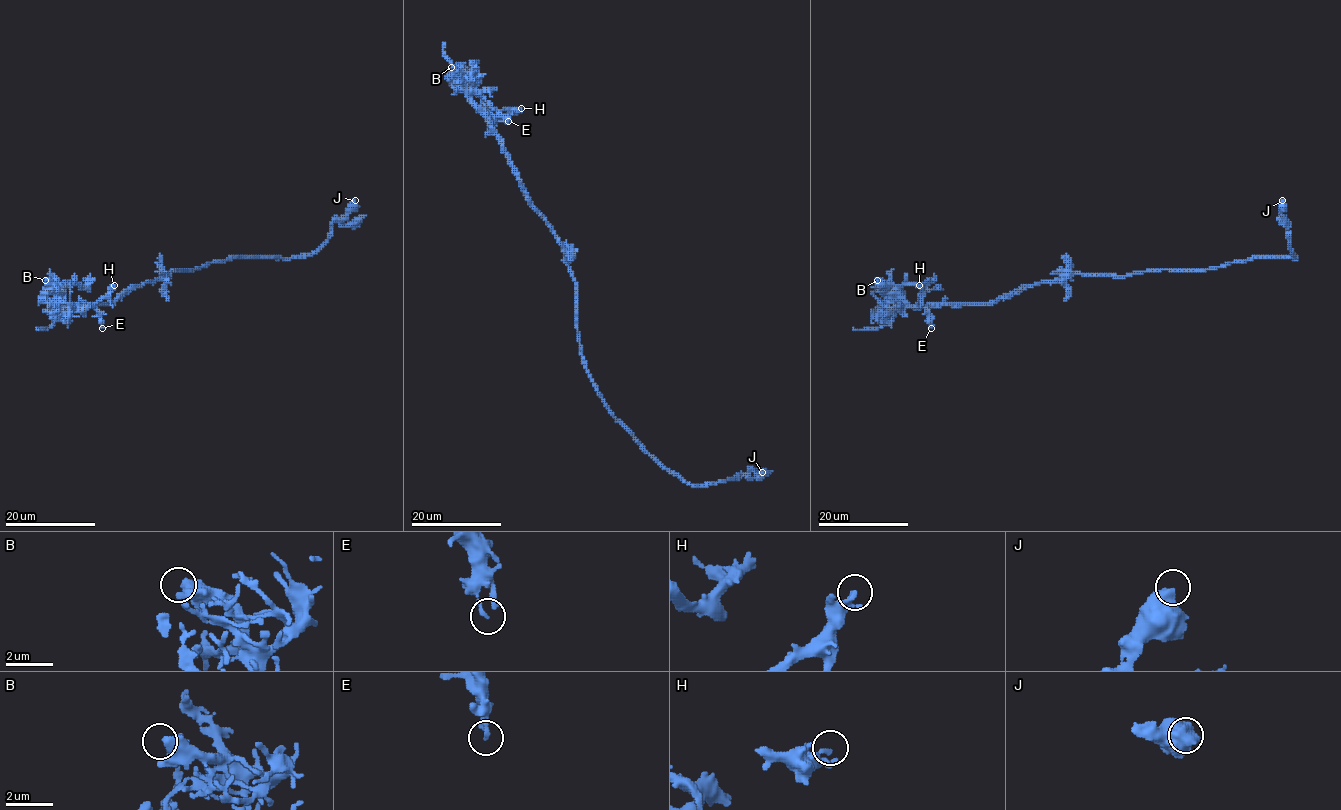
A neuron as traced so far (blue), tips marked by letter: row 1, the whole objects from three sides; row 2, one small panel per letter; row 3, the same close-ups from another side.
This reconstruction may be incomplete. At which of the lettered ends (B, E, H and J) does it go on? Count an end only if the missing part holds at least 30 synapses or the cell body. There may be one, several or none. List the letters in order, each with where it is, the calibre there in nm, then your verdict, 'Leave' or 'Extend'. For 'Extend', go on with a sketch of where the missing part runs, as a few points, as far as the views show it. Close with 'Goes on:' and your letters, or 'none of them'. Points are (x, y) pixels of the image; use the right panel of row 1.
B: Place: (877, 280). Thickness 550 nm. Leave
E: Place: (931, 328). Thickness 140 nm. Leave
H: Place: (919, 285). Thickness 280 nm. Leave
J: Place: (1282, 200). Thickness 600 nm. Leave
Goes on: none of them

